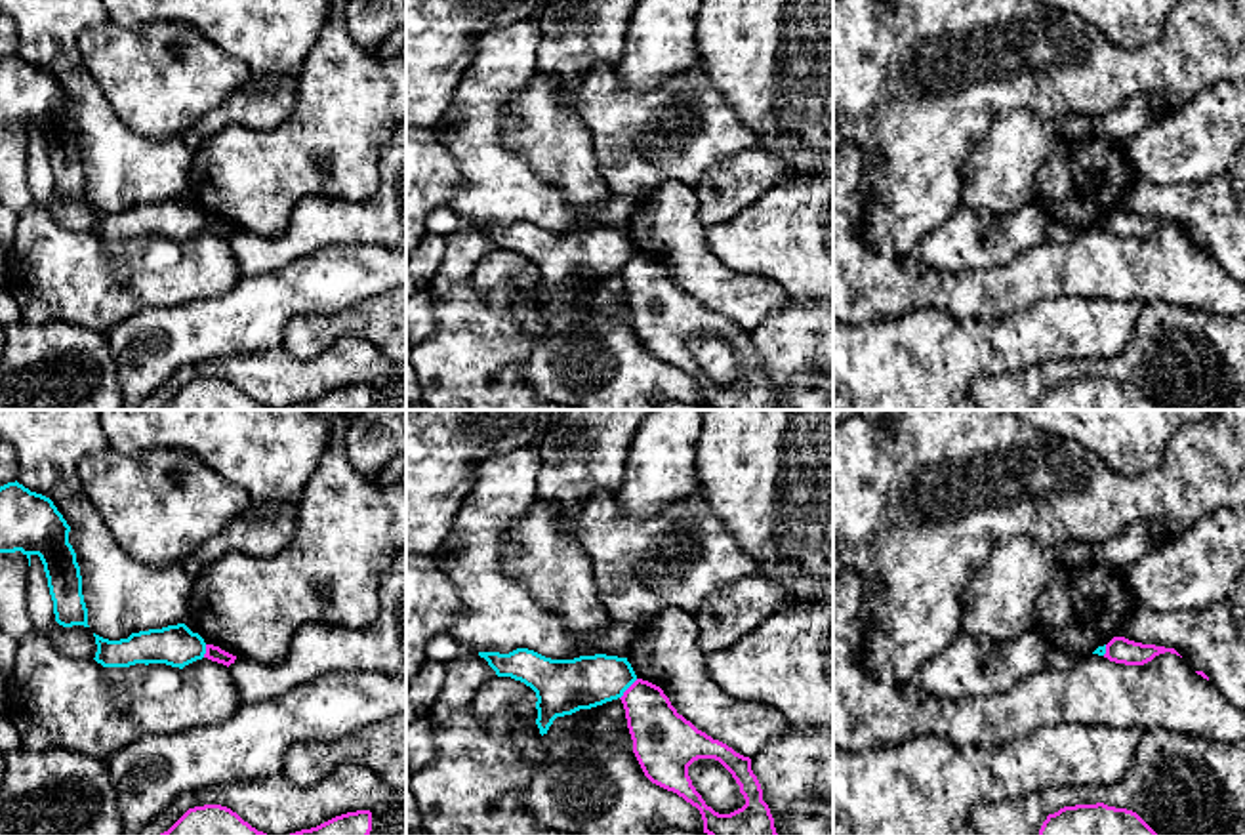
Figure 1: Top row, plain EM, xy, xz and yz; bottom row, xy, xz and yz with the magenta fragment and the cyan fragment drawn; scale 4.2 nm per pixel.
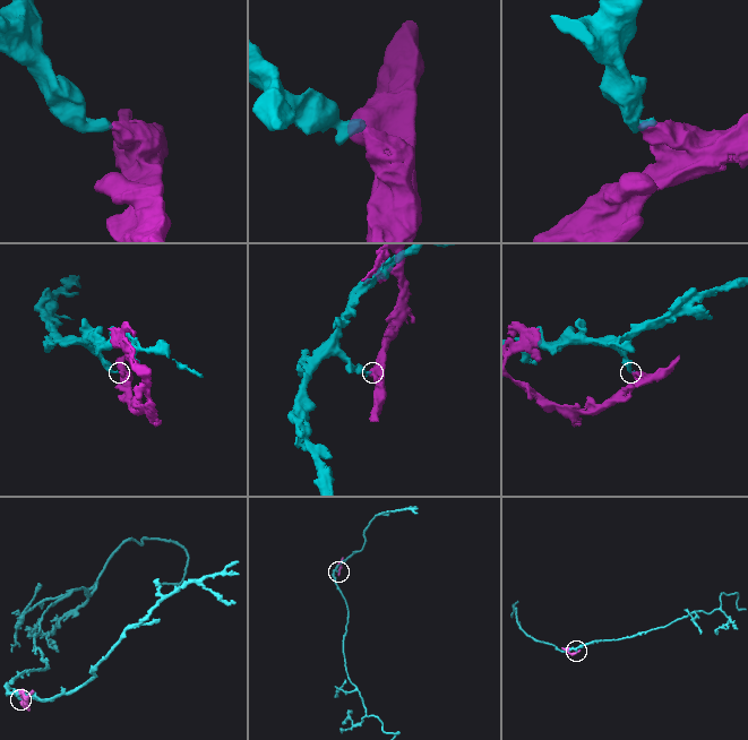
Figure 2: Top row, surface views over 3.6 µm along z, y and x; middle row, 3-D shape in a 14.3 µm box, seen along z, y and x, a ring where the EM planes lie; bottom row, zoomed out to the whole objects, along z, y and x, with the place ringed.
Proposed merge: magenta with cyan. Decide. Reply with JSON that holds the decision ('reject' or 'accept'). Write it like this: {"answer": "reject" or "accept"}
{"answer": "reject"}

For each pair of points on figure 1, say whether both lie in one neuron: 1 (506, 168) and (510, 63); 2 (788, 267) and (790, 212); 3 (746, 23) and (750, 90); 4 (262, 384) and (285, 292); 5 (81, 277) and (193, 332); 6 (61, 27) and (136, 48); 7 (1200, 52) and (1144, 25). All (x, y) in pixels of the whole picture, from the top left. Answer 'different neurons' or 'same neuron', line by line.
1: same neuron
2: same neuron
3: same neuron
4: different neurons
5: different neurons
6: different neurons
7: different neurons

